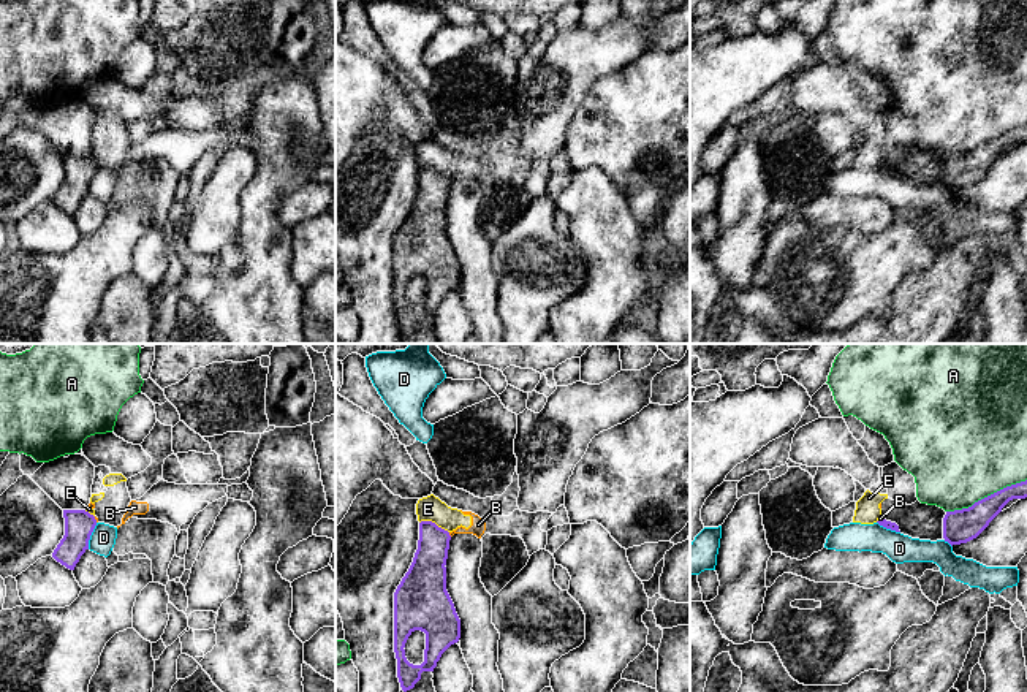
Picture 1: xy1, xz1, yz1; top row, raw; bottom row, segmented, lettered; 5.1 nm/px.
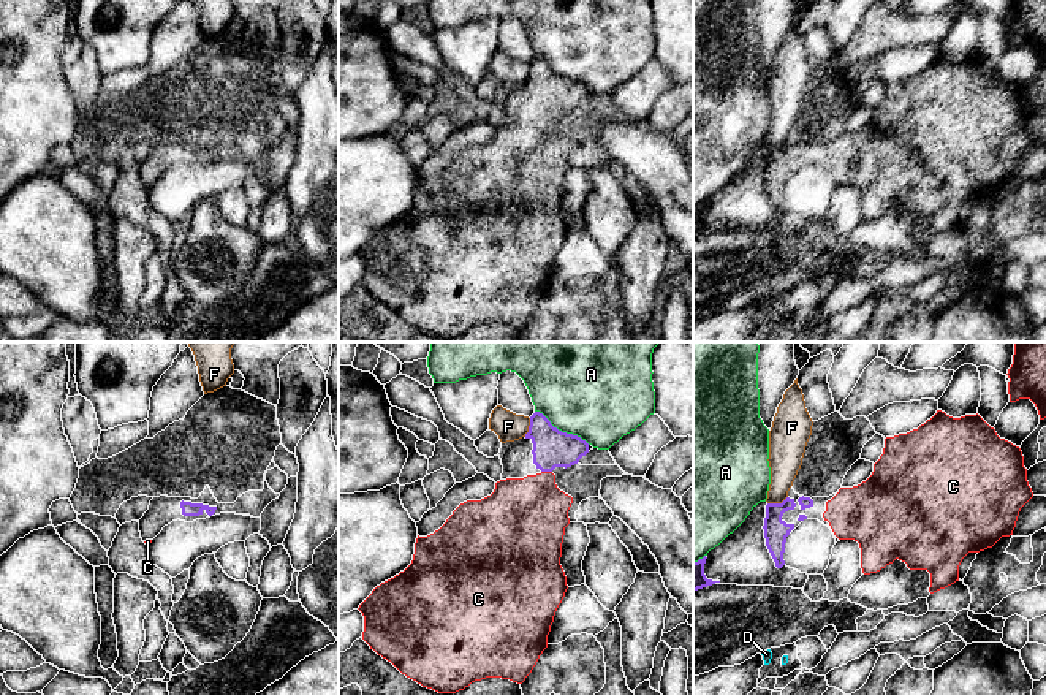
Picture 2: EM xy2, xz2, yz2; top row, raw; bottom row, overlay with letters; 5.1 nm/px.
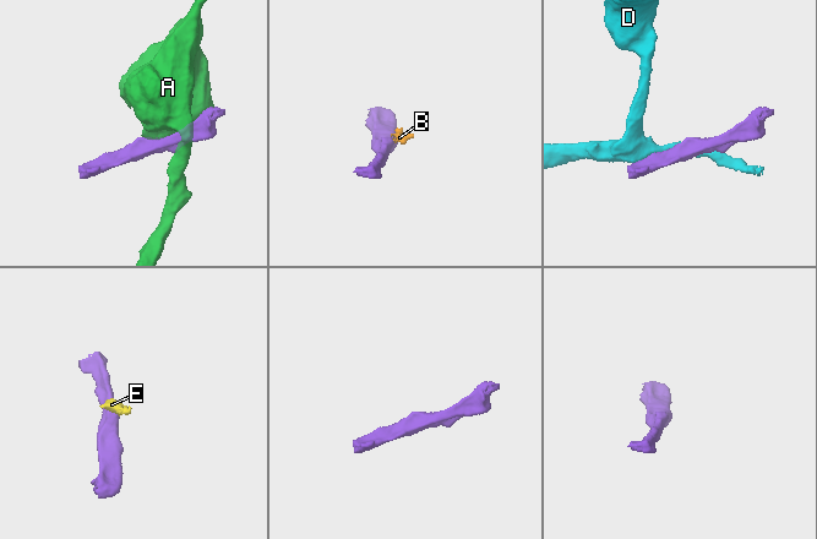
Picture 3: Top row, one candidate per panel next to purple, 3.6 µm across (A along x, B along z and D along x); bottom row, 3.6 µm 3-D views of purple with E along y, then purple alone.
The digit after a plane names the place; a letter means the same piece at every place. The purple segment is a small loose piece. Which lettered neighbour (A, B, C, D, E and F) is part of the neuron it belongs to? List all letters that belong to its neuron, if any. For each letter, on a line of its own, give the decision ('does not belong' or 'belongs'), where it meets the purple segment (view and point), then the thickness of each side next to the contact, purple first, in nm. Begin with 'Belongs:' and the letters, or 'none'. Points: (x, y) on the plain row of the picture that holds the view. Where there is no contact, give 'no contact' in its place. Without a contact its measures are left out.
Belongs: C
A: does not belong | yz1 (988, 141) | 170/500 nm
B: does not belong | xz1 (448, 179) | 200/80 nm
C: belongs | xz2 (546, 116) | 190/380 nm
D: does not belong | xy1 (90, 179) | 150/130 nm
E: does not belong | xz1 (434, 168) | 180/130 nm
F: does not belong | yz2 (777, 149) | 130/180 nm

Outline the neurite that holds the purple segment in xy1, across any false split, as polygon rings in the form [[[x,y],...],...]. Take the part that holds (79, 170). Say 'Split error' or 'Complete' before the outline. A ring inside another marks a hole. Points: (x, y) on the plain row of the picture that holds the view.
Complete. [[[63,155],[65,181],[52,198],[52,203],[70,215],[74,215],[81,201],[89,195],[90,181],[97,165],[85,155]]]

